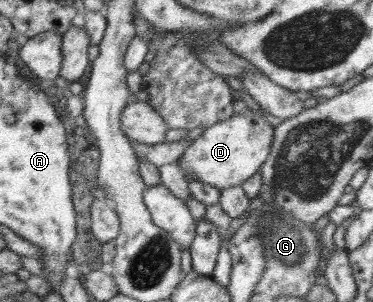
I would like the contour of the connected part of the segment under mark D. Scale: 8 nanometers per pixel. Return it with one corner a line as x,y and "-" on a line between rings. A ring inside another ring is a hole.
234,113
227,120
207,127
175,164
182,168
186,178
202,180
221,191
241,185
259,171
269,158
273,140
274,128
267,119
255,113

